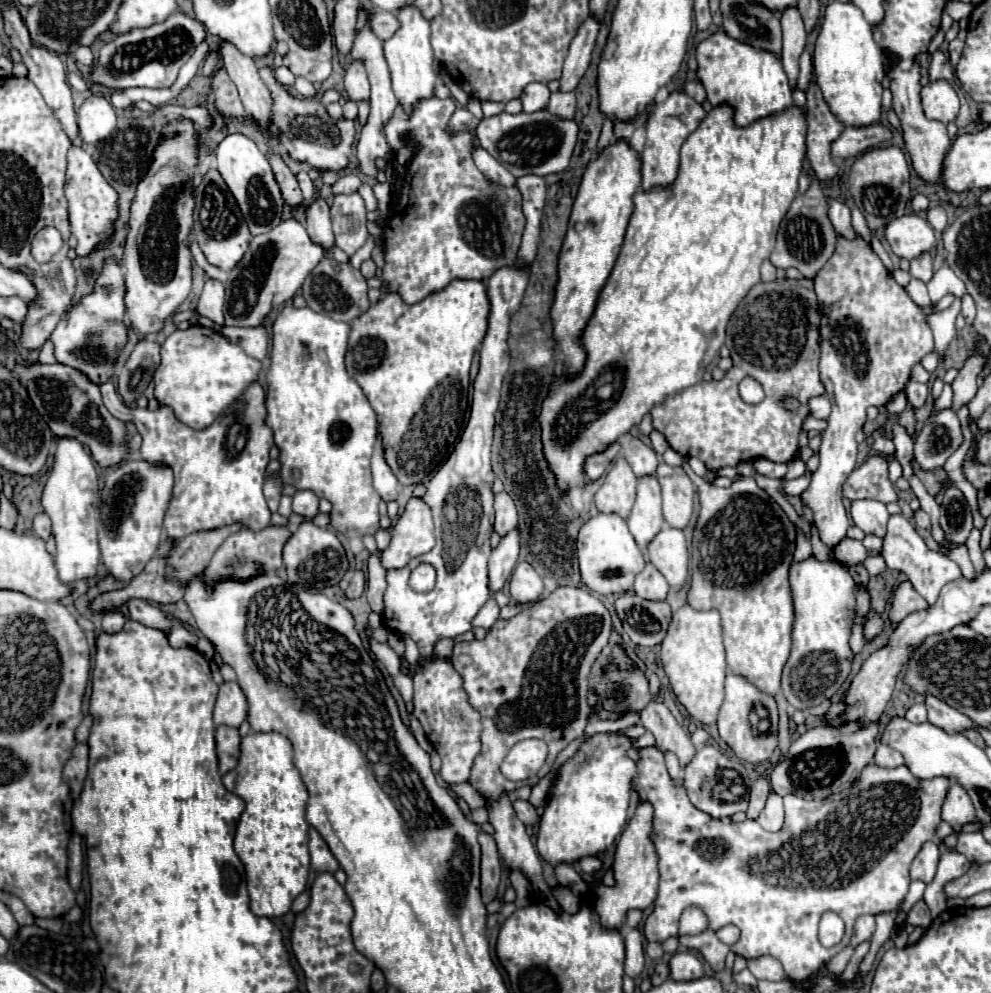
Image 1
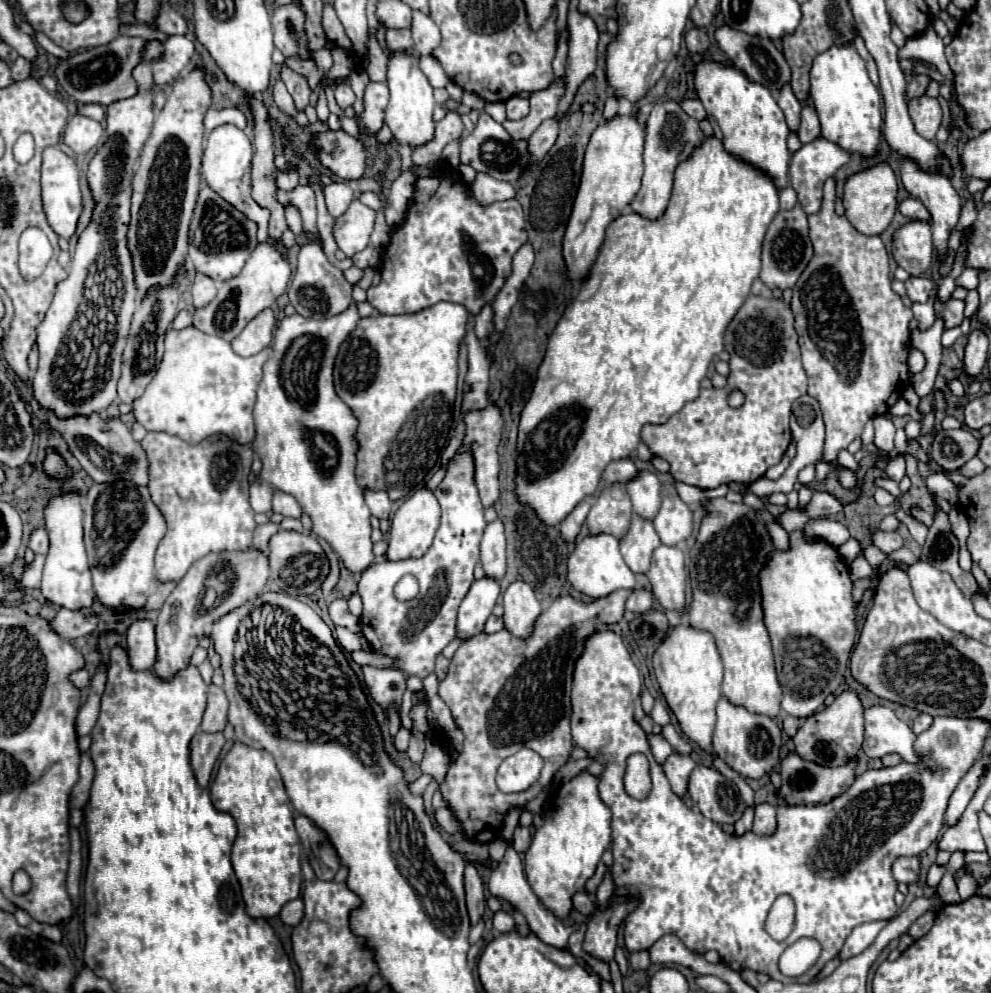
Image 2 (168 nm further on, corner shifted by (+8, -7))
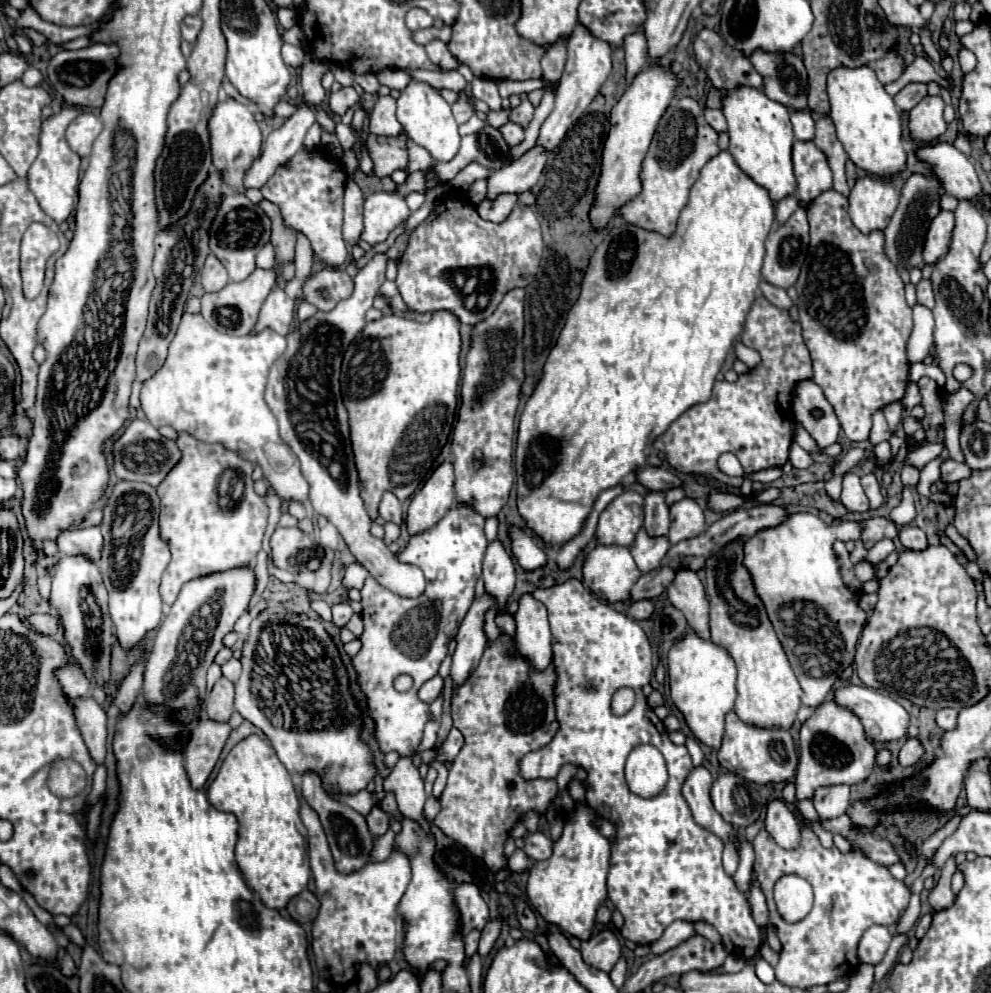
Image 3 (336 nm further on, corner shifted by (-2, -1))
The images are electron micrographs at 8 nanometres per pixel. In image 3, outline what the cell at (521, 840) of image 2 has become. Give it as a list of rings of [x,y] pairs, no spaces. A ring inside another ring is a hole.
[[[528,831],[524,835],[524,853],[534,861],[548,859],[552,855],[552,839],[546,837],[542,831]]]

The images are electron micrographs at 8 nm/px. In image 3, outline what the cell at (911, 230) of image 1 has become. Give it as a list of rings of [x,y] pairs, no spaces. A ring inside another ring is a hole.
[[[940,211],[928,231],[926,231],[926,239],[924,239],[924,249],[922,249],[922,259],[928,265],[934,265],[942,255],[946,255],[948,245],[950,245],[950,231],[954,229],[954,213],[950,211]]]

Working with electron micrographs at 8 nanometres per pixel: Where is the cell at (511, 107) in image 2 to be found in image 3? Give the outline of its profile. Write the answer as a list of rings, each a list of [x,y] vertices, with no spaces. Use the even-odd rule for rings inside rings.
[[[522,99],[522,103],[512,111],[510,121],[522,123],[522,127],[528,127],[528,123],[532,121],[532,115],[534,115],[534,105],[528,99]]]

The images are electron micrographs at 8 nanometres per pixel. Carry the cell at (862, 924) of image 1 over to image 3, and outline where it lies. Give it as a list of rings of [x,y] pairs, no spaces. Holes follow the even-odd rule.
[[[872,925],[858,943],[858,961],[878,965],[892,941],[890,929],[884,925]]]

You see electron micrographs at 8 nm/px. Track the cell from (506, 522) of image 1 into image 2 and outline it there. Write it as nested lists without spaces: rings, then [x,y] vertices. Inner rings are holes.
[[[500,519],[488,523],[484,529],[484,537],[480,543],[480,561],[484,567],[484,575],[500,581],[506,573],[506,539],[504,525]]]

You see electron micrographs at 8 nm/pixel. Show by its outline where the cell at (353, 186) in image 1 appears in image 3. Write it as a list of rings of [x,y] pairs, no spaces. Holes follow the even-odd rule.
[[[354,179],[344,185],[344,241],[354,245],[362,233],[362,191]]]

